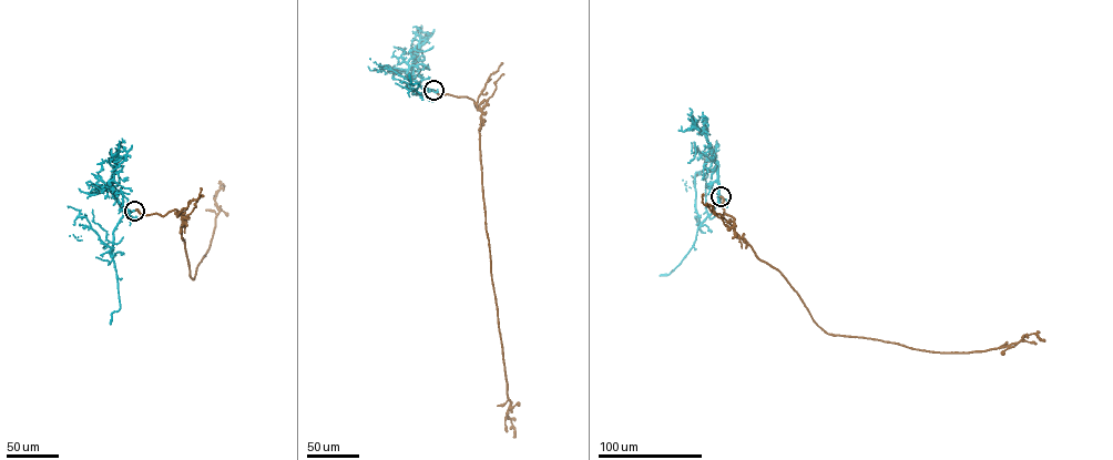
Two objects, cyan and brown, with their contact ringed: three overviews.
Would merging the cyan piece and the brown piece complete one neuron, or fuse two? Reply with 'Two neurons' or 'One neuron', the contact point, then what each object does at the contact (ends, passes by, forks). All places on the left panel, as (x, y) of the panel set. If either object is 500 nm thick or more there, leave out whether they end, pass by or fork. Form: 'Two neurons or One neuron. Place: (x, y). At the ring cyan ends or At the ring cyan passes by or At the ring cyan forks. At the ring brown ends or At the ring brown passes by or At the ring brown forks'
One neuron. Place: (134, 211)

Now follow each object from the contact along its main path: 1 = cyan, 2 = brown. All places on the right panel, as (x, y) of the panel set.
1: (721, 196), (718, 186), (720, 202), (701, 222), (695, 186), (695, 173), (701, 172), (686, 181), (686, 191)
2: (721, 196), (734, 231), (828, 334), (947, 353), (1009, 346), (1033, 334), (1044, 341)

